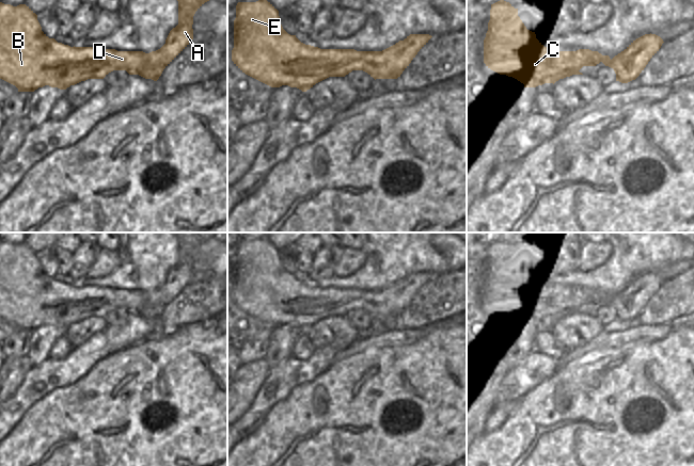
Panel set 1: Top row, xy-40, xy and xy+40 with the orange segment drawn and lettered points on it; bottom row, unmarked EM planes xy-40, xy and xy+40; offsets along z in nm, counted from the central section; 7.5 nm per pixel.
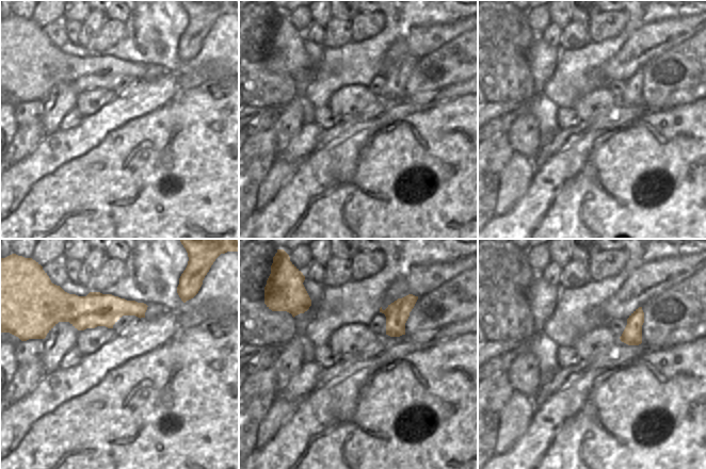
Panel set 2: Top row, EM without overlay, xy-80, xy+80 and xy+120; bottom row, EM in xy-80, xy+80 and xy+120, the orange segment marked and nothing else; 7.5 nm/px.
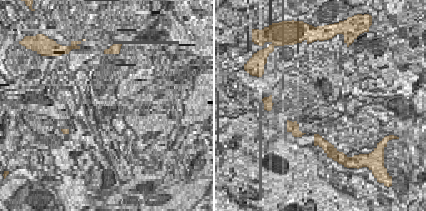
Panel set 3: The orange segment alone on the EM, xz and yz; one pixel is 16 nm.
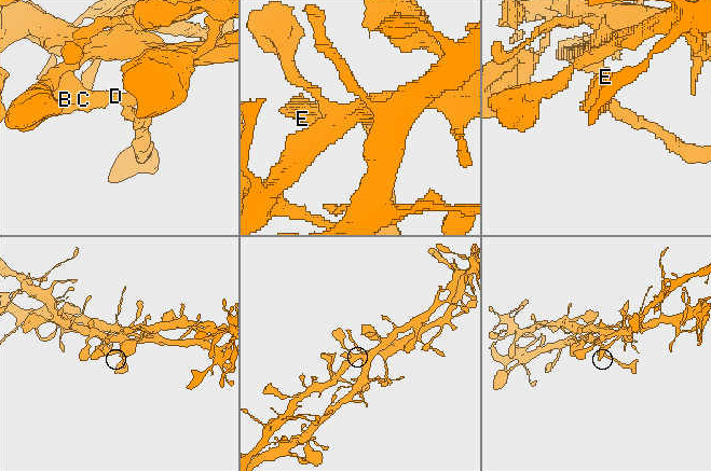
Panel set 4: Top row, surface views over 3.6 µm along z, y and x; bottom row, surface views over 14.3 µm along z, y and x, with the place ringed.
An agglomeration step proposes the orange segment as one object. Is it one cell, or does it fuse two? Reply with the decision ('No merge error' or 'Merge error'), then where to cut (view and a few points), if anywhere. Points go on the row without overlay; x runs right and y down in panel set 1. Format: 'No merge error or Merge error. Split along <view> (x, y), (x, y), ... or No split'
No merge error. No split

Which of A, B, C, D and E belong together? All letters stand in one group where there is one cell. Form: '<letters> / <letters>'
A B C D E

